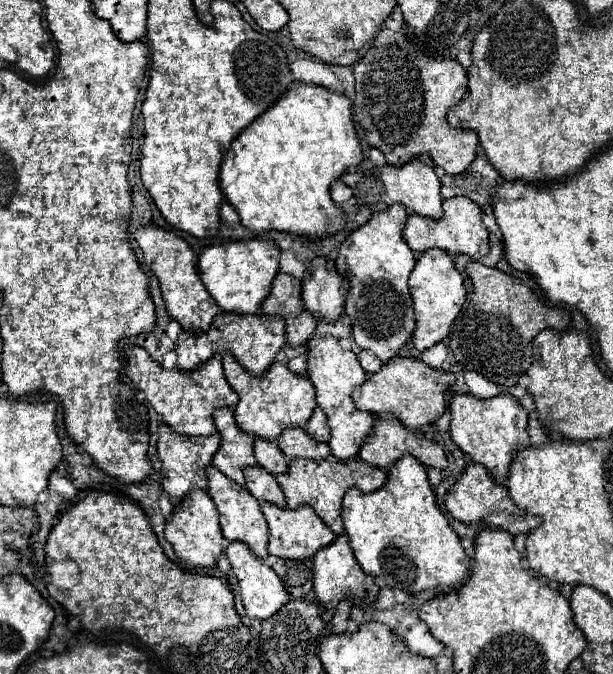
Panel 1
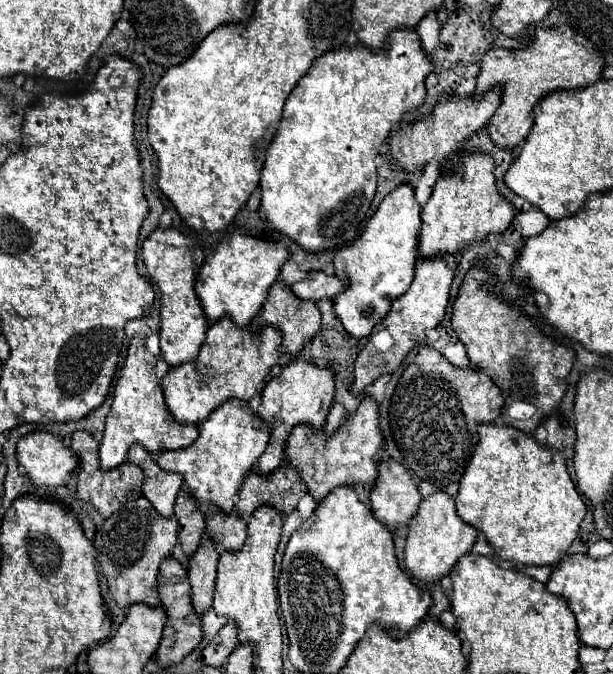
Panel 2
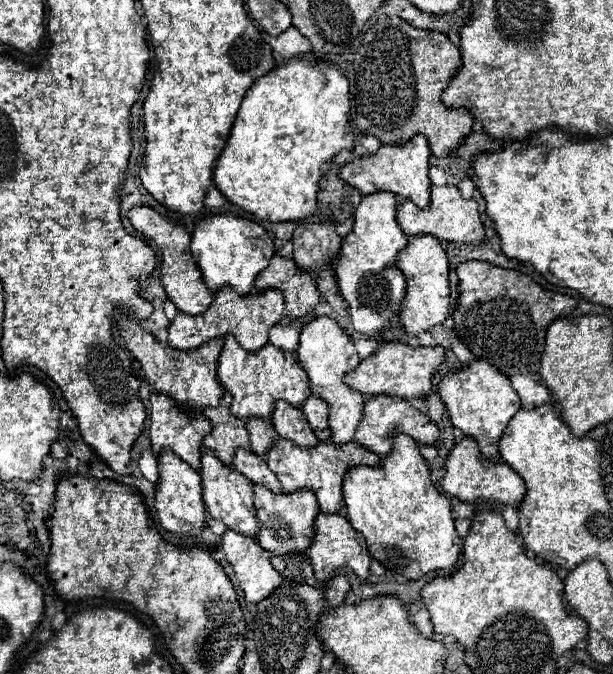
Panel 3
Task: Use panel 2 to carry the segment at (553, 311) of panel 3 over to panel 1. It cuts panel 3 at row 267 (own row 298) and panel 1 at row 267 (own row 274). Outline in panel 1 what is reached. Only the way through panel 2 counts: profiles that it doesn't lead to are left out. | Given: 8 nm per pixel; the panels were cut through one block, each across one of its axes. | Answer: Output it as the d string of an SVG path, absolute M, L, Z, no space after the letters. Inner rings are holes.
M470 262L466 266L466 274L472 280L474 292L464 314L460 314L452 324L450 350L464 368L486 376L490 382L516 386L518 378L526 374L526 370L534 362L534 336L544 328L566 330L570 326L570 312L548 308L524 282L504 274L502 270Z

